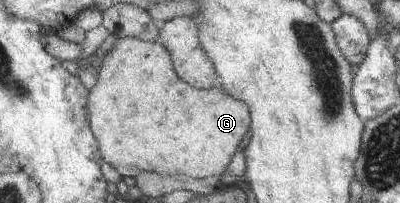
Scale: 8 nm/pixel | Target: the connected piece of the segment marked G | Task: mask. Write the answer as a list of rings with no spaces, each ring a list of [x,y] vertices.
[[[135,37],[118,38],[106,54],[97,83],[90,91],[89,110],[91,130],[99,143],[100,155],[126,180],[142,170],[186,174],[192,178],[220,177],[228,170],[252,124],[246,102],[236,100],[222,88],[200,90],[184,82],[176,73],[171,52],[166,47]]]

